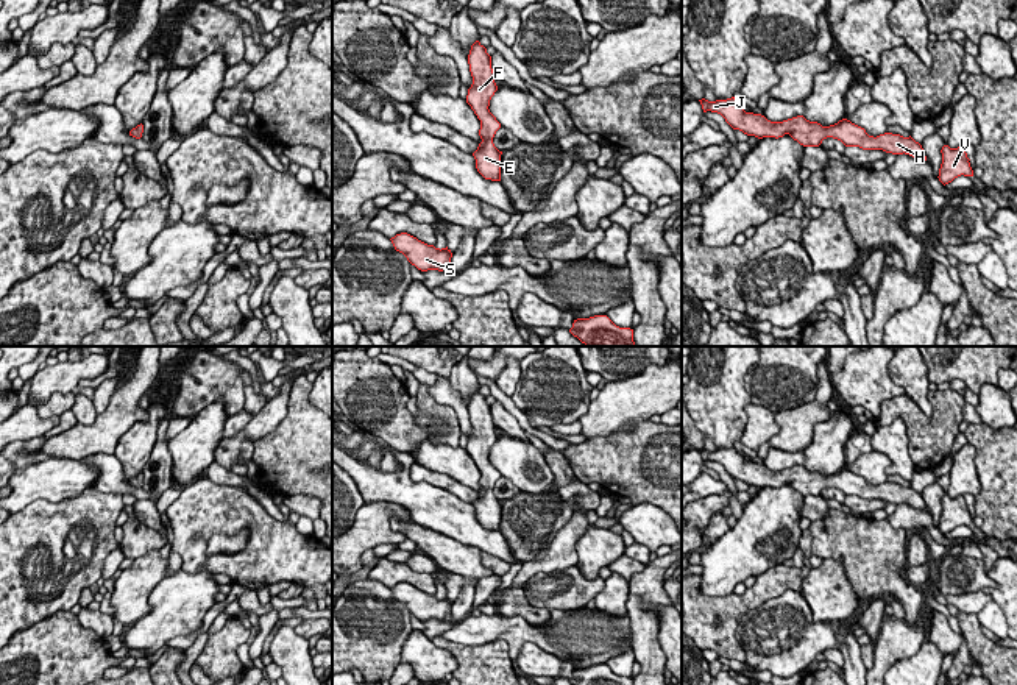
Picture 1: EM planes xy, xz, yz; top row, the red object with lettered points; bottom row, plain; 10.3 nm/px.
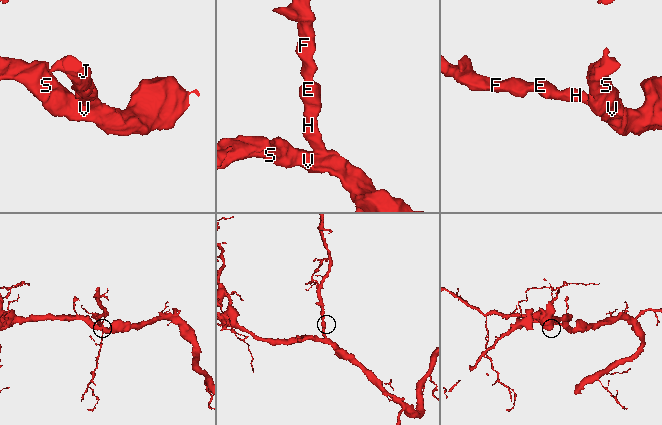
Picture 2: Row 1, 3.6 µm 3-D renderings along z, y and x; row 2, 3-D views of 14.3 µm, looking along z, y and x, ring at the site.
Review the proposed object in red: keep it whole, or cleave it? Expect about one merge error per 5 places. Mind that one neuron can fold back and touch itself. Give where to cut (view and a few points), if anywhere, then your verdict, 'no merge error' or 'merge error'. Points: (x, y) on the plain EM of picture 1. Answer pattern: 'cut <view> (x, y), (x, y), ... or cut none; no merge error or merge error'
cut none; no merge error

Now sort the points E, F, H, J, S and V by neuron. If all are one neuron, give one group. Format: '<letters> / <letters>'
E F H J S V

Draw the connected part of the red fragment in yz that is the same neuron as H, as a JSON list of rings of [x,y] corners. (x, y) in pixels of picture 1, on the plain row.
[[[699,449],[703,462],[711,460],[721,463],[725,471],[747,485],[763,487],[783,487],[789,484],[803,496],[819,496],[824,488],[833,487],[841,490],[845,496],[859,496],[863,499],[883,499],[892,504],[909,504],[914,509],[927,510],[925,501],[919,492],[911,485],[884,482],[877,487],[869,485],[864,477],[852,473],[847,468],[835,474],[822,476],[817,471],[810,471],[803,465],[797,465],[783,471],[771,471],[761,463],[746,462],[744,457],[735,449],[708,451]]]

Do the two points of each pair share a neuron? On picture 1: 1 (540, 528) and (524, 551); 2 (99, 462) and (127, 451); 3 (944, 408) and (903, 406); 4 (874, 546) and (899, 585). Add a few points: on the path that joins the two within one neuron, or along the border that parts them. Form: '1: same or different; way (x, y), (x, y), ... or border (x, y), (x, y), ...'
1: same; way (534, 534), (526, 545)
2: different; border (113, 454), (119, 461), (124, 478), (128, 482)
3: same; way (935, 418), (930, 423), (921, 423), (914, 417)
4: same; way (874, 556), (874, 560), (889, 576)

